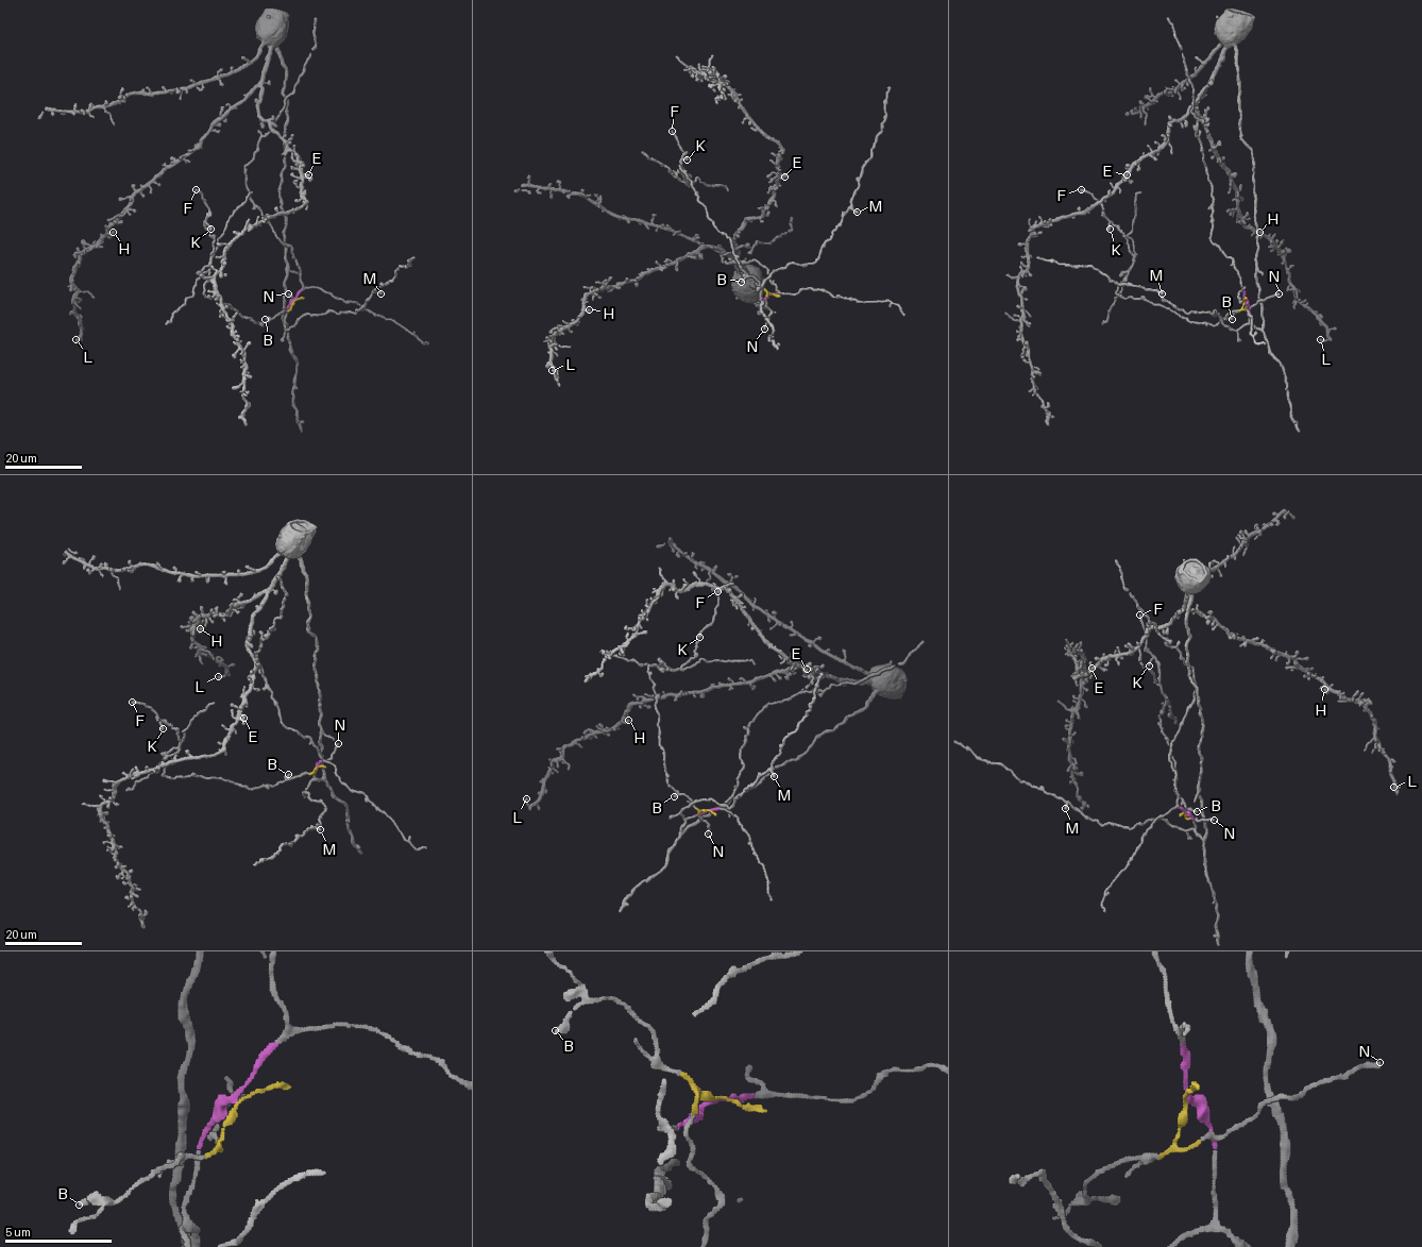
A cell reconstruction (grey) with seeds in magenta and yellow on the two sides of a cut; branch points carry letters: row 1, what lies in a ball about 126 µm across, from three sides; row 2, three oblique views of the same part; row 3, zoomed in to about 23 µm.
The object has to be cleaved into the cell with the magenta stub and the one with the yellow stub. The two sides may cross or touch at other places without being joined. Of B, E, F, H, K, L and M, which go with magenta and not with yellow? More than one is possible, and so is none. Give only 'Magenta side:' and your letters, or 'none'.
Magenta side: E, H, L, M

